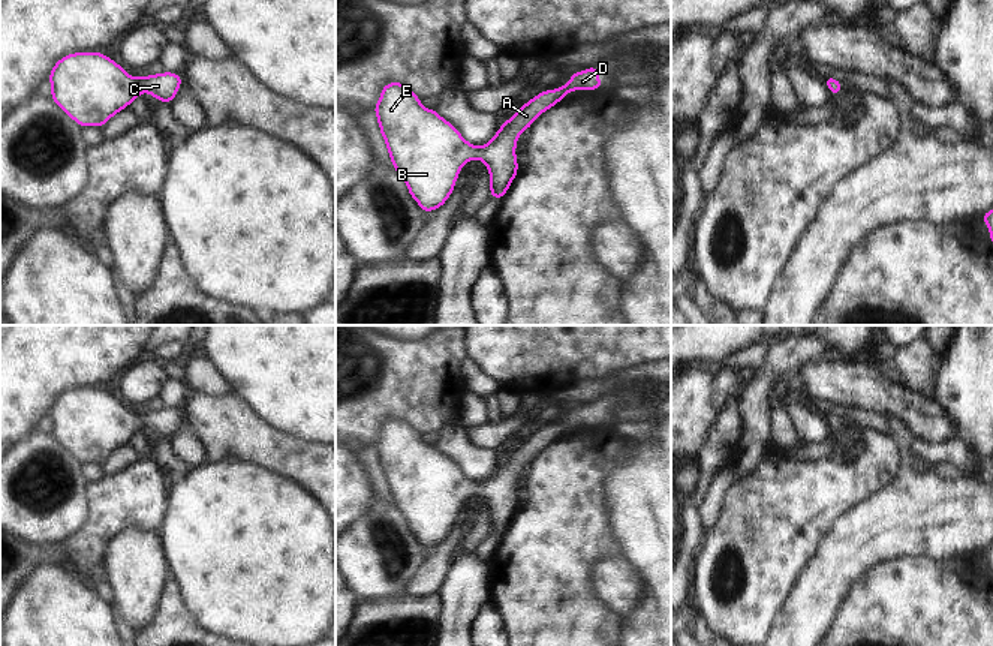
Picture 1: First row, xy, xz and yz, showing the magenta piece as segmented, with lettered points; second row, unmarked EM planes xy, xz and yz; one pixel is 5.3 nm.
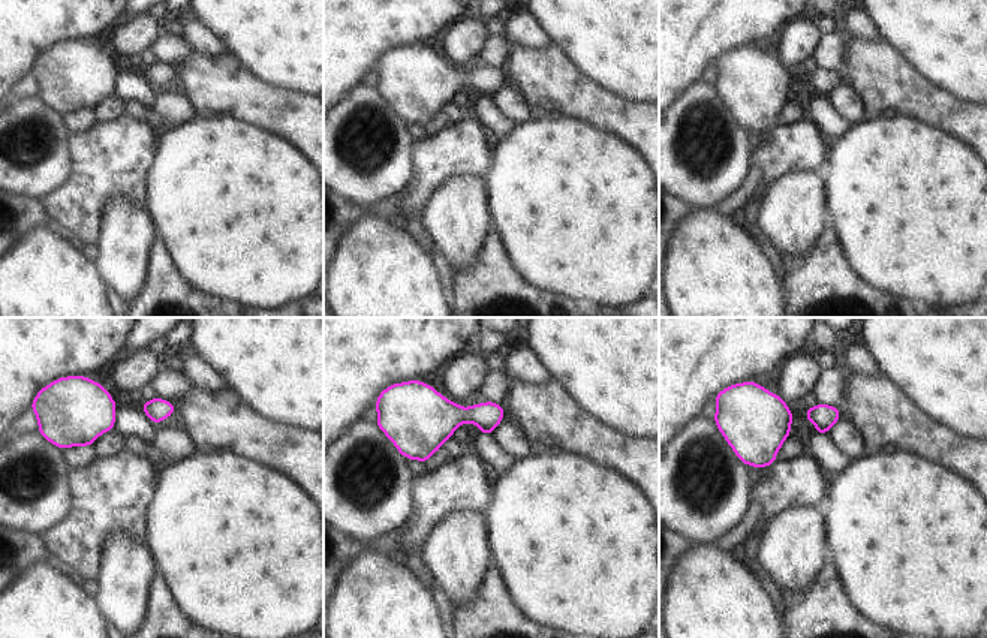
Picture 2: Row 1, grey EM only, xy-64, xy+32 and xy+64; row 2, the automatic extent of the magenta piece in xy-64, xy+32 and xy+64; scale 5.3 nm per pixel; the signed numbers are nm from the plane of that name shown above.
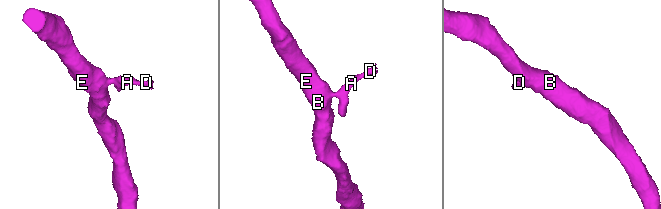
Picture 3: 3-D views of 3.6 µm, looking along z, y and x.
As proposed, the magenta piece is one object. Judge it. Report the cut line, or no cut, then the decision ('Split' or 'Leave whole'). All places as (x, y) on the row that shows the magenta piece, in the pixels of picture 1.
No split. Leave whole.

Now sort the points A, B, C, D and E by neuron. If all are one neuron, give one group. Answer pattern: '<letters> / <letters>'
A B C D E

